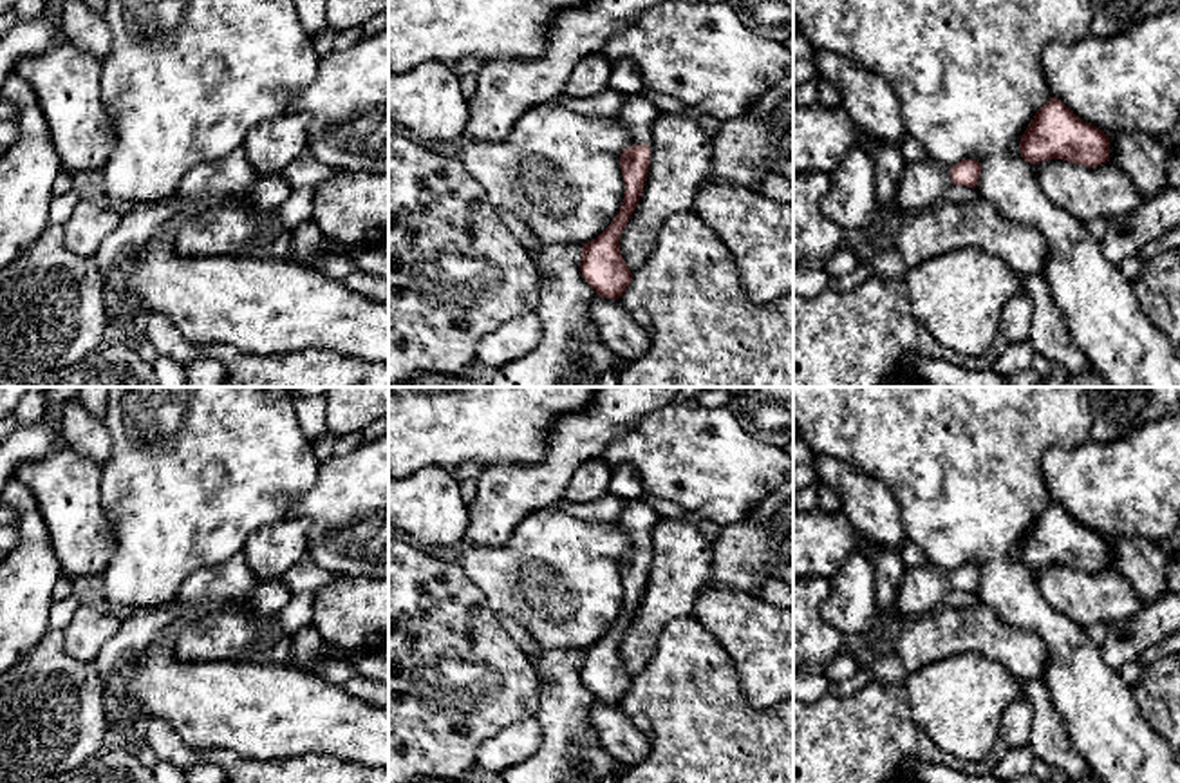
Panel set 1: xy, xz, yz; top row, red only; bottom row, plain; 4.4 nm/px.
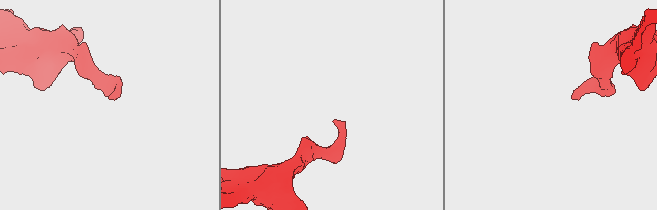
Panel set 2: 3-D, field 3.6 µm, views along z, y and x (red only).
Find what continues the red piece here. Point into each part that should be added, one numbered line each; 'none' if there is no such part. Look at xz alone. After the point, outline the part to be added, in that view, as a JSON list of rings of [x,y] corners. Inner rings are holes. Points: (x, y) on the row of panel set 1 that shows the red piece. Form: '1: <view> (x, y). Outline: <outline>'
1: xz (638, 113). Outline: [[[645,90],[627,96],[620,114],[616,116],[634,137],[636,145],[649,145],[654,121],[661,110],[647,98]]]

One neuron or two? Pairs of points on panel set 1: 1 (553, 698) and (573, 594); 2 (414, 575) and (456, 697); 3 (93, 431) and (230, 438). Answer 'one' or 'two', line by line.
1: two
2: one
3: two

